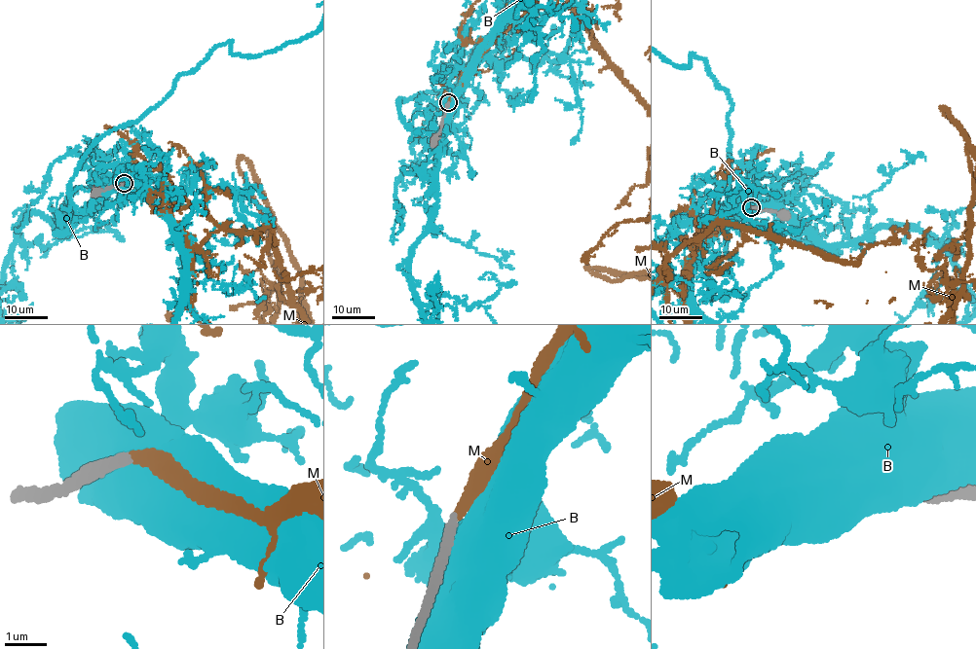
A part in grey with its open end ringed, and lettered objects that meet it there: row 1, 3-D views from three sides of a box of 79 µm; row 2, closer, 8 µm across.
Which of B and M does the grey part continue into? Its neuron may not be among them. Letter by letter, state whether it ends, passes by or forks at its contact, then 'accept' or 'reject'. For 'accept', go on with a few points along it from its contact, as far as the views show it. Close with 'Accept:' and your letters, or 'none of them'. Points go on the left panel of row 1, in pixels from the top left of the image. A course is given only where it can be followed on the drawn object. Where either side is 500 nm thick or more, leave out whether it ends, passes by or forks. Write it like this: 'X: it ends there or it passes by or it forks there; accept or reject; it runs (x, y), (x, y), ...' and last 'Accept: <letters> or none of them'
B: reject
M: it ends there; accept
Accept: M

